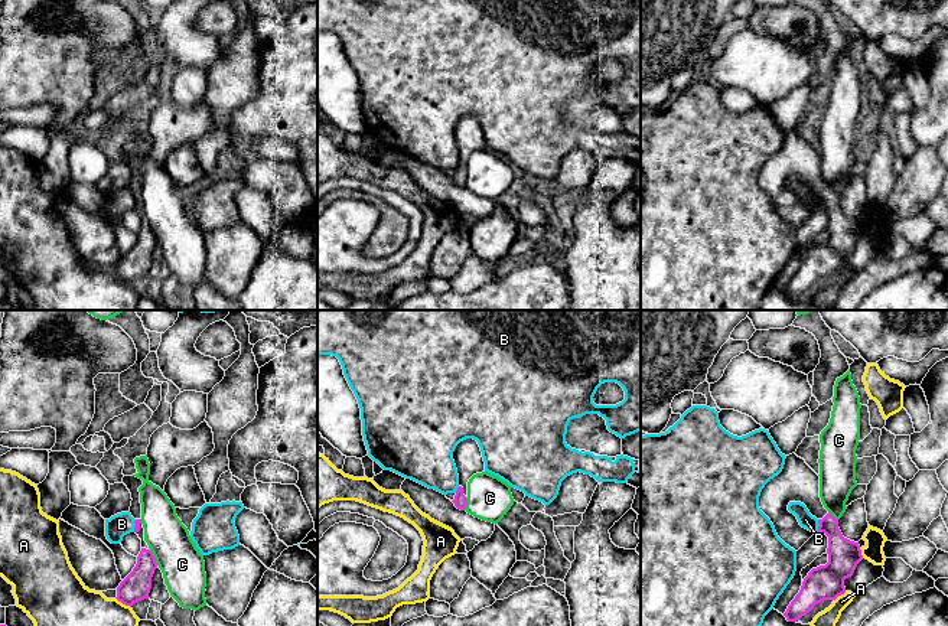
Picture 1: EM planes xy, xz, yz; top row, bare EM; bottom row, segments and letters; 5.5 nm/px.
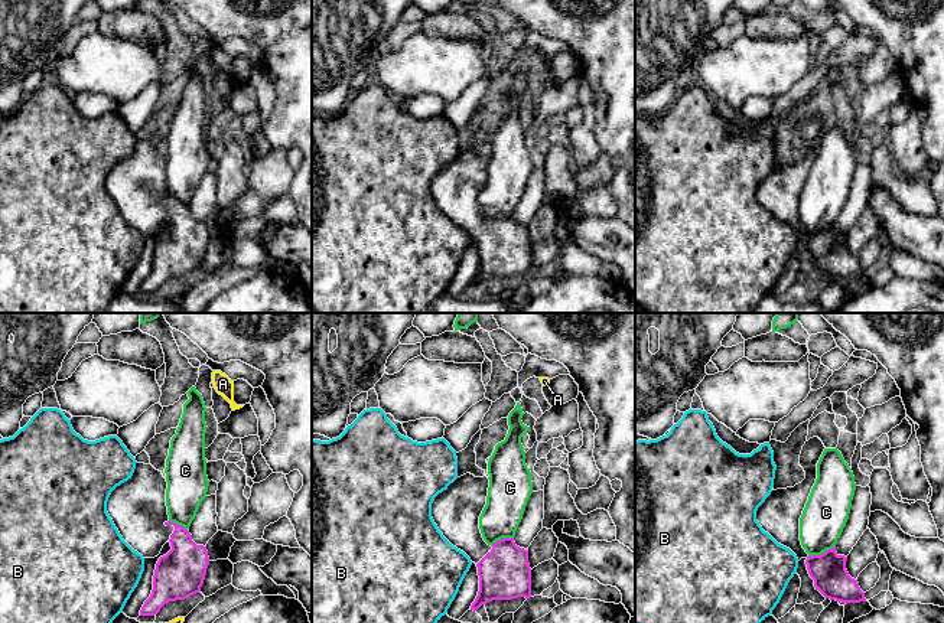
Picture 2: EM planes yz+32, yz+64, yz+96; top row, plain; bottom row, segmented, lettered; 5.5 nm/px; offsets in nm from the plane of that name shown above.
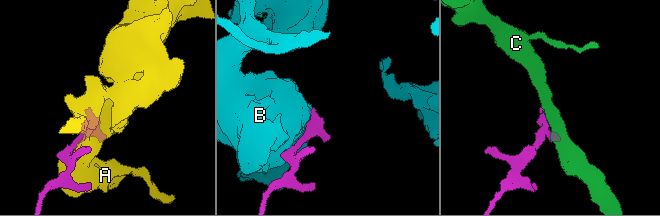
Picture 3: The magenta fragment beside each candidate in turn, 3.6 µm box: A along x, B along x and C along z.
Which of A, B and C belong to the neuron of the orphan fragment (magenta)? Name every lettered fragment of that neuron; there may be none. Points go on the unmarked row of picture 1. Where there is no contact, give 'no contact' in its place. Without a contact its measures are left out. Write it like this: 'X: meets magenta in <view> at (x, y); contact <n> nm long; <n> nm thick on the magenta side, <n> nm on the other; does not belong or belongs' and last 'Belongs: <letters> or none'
A: meets magenta in xy at (123, 280); contact 110 nm long; 160 nm thick on the magenta side, 440 nm on the other; does not belong
B: meets magenta in yz at (820, 202); contact 80 nm long; 180 nm thick on the magenta side, 90 nm on the other; does not belong
C: meets magenta in xy at (153, 234); contact 100 nm long; 160 nm thick on the magenta side, 240 nm on the other; does not belong
Belongs: none

